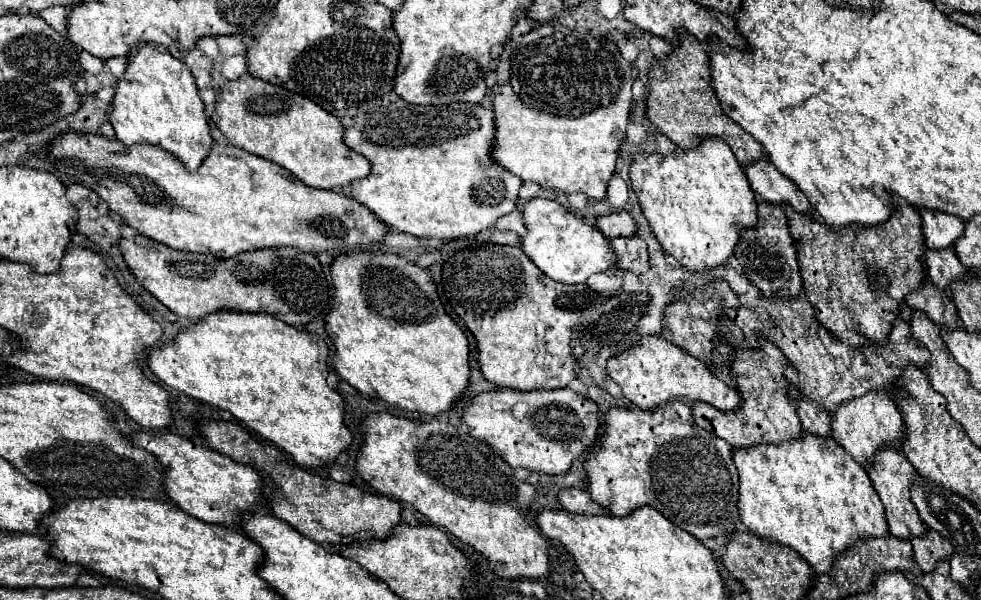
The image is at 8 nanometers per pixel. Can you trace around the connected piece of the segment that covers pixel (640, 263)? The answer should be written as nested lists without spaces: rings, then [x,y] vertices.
[[[637,236],[613,238],[613,240],[609,240],[609,246],[617,254],[617,268],[619,270],[635,272],[635,274],[643,274],[649,270],[645,242],[637,240]]]

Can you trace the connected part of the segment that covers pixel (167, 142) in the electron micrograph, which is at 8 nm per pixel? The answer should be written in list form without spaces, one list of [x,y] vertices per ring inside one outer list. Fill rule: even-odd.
[[[141,46],[133,56],[127,60],[127,68],[123,76],[117,80],[113,86],[115,94],[111,100],[111,112],[109,112],[109,122],[115,130],[115,138],[123,142],[125,146],[133,144],[155,144],[171,152],[175,158],[179,158],[187,170],[197,170],[199,164],[205,160],[209,154],[213,140],[209,136],[209,124],[203,112],[203,102],[197,96],[197,86],[195,78],[191,76],[191,70],[177,58],[173,58],[169,52],[159,52],[153,46]]]

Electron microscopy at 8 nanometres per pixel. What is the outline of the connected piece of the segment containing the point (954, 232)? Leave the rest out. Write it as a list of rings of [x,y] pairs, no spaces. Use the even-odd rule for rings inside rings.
[[[919,208],[919,214],[921,214],[921,220],[923,220],[921,230],[923,230],[923,236],[925,236],[925,244],[933,250],[953,246],[953,242],[963,232],[961,220],[953,214],[939,212],[939,210],[925,210],[925,208]]]

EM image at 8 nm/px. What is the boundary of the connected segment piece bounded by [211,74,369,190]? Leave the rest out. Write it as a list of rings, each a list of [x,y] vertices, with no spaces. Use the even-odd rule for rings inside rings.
[[[245,74],[221,86],[211,120],[231,146],[279,164],[311,188],[333,190],[347,186],[349,180],[365,178],[369,174],[369,162],[351,148],[345,148],[341,142],[341,122],[311,100],[293,98],[297,94]]]

